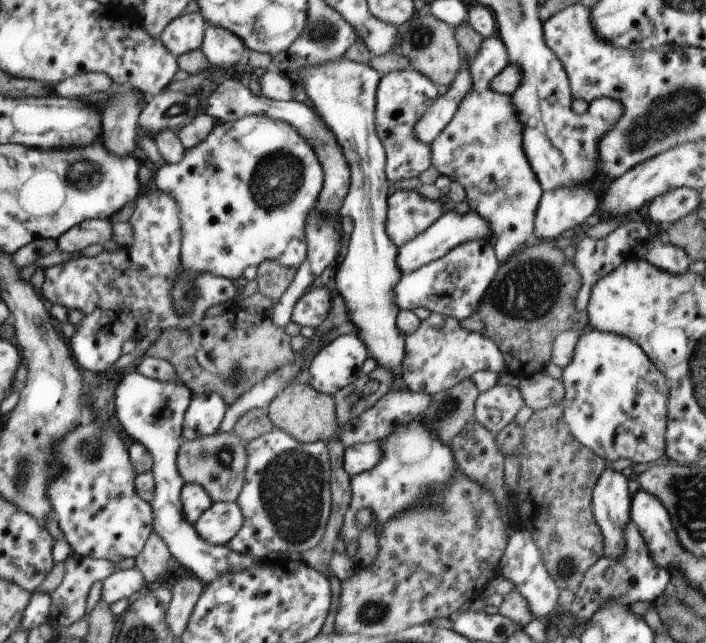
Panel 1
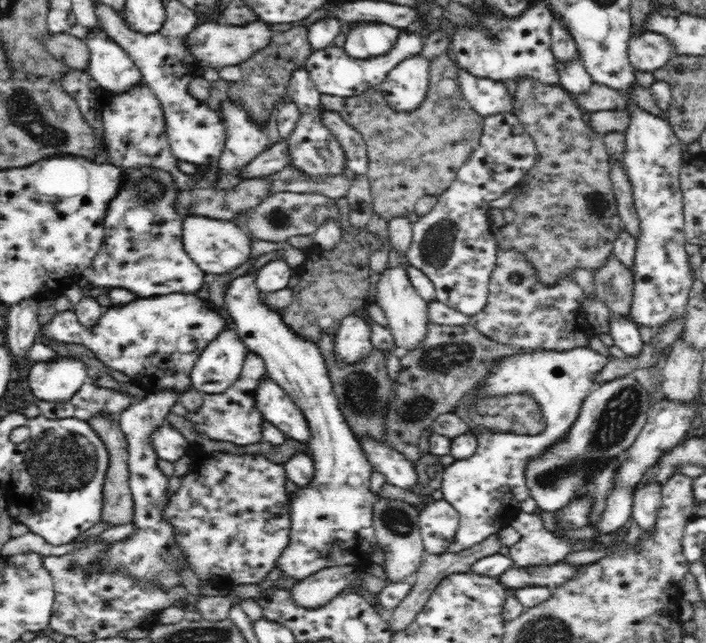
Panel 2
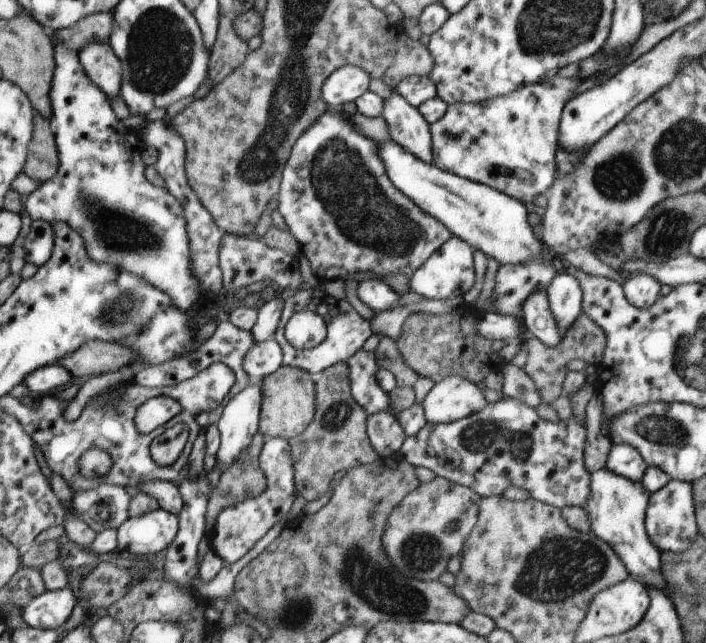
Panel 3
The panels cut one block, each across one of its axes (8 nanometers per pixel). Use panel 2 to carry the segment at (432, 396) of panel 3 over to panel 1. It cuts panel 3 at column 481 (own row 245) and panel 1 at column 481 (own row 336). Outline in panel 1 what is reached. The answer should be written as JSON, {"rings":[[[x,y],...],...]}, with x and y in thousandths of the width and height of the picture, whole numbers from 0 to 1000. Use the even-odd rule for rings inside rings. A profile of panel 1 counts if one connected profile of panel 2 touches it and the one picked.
{"rings":[[[705,596],[700,603],[678,611],[670,647],[683,663],[704,677],[728,653],[742,628],[735,600]]]}

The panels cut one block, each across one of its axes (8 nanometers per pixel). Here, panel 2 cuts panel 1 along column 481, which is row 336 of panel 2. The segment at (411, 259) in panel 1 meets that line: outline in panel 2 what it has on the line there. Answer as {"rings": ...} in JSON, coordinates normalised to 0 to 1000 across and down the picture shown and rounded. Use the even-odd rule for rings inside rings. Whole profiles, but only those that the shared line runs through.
{"rings":[[[317,512],[283,549],[271,575],[271,600],[295,613],[317,610],[329,600],[348,560],[348,537],[331,512]]]}

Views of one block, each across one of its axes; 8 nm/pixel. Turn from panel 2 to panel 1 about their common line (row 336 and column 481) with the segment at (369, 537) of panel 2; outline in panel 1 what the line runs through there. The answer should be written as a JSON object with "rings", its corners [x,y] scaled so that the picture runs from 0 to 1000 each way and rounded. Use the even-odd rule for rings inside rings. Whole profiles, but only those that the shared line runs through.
{"rings":[[[691,372],[659,376],[644,383],[626,401],[608,407],[581,426],[569,426],[559,448],[559,468],[565,482],[585,484],[599,476],[610,487],[657,498],[676,485],[708,415],[700,384],[694,383]]]}

